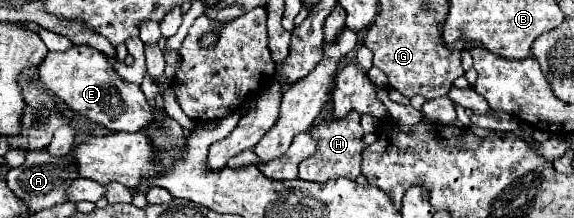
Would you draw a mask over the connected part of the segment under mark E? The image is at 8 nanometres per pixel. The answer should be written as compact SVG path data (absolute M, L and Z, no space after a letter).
M74 46L66 52L48 52L44 62L38 66L38 76L40 82L70 110L110 130L138 132L152 118L152 108L140 86L122 80L106 62L104 54L92 46Z

